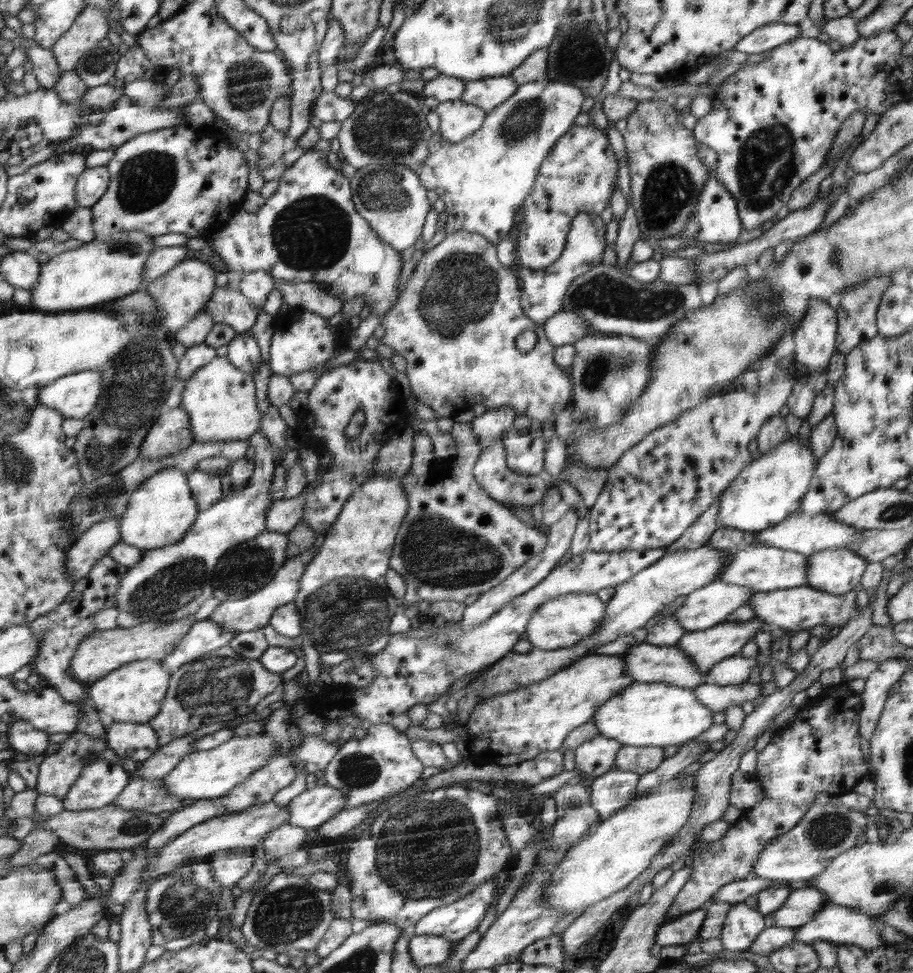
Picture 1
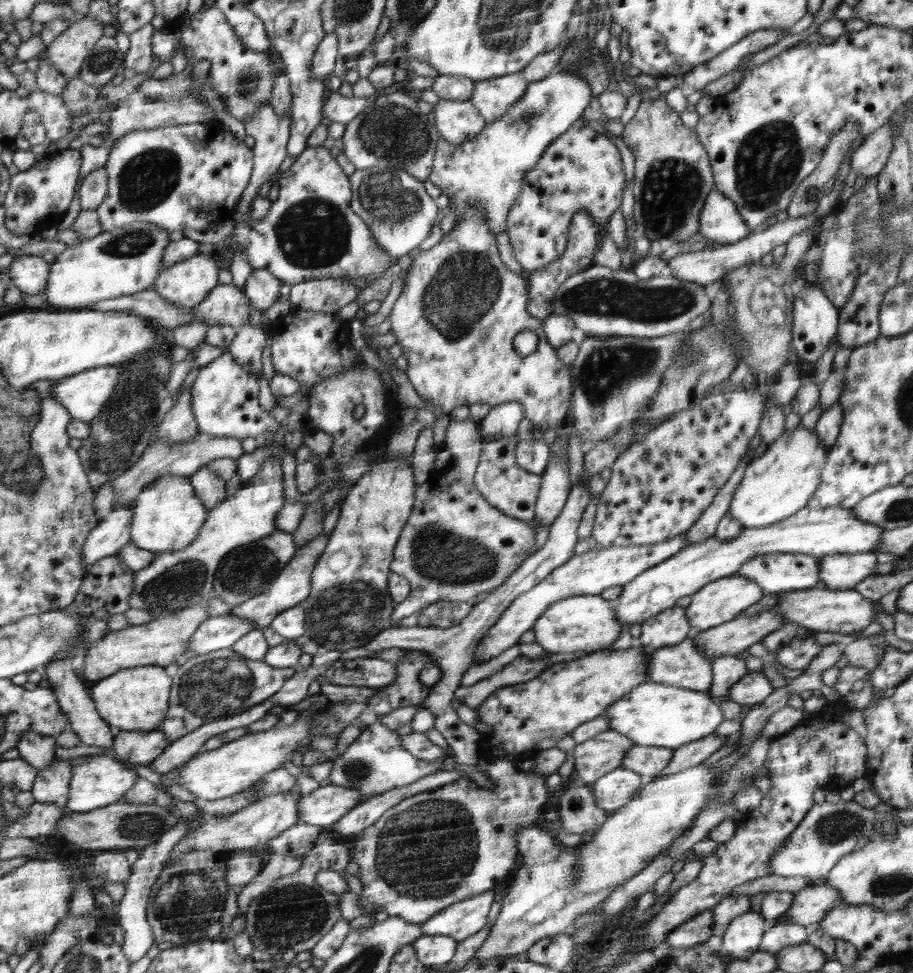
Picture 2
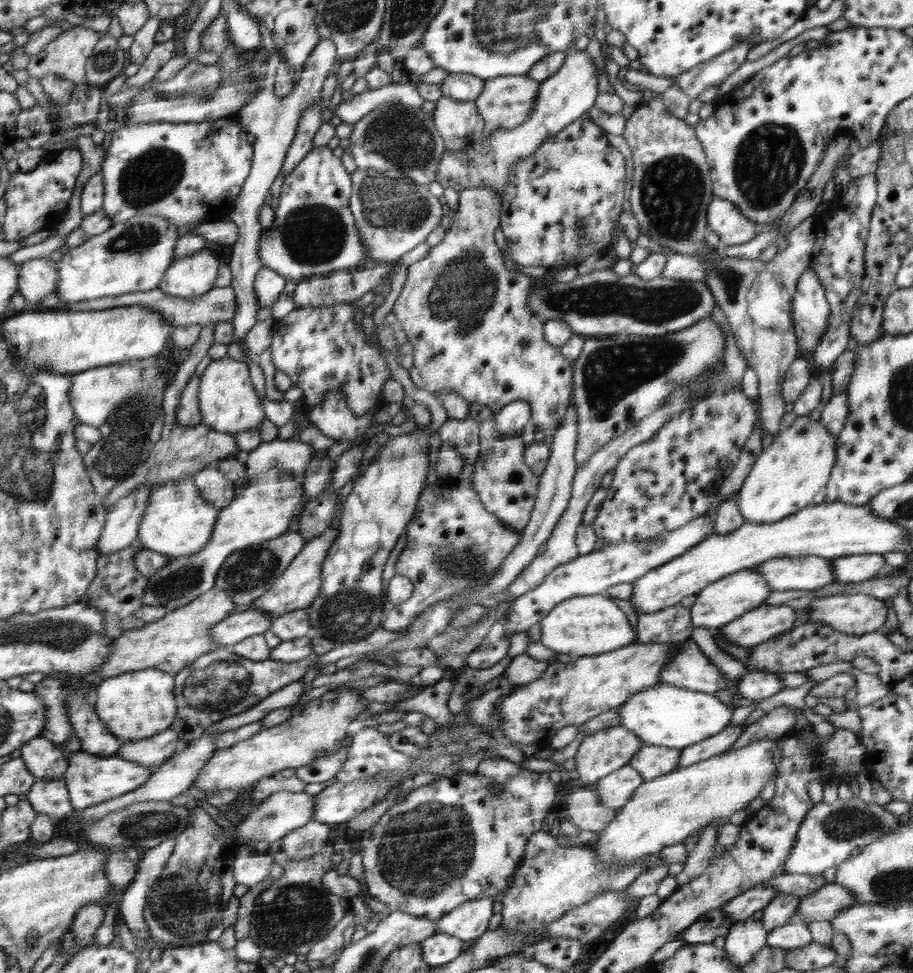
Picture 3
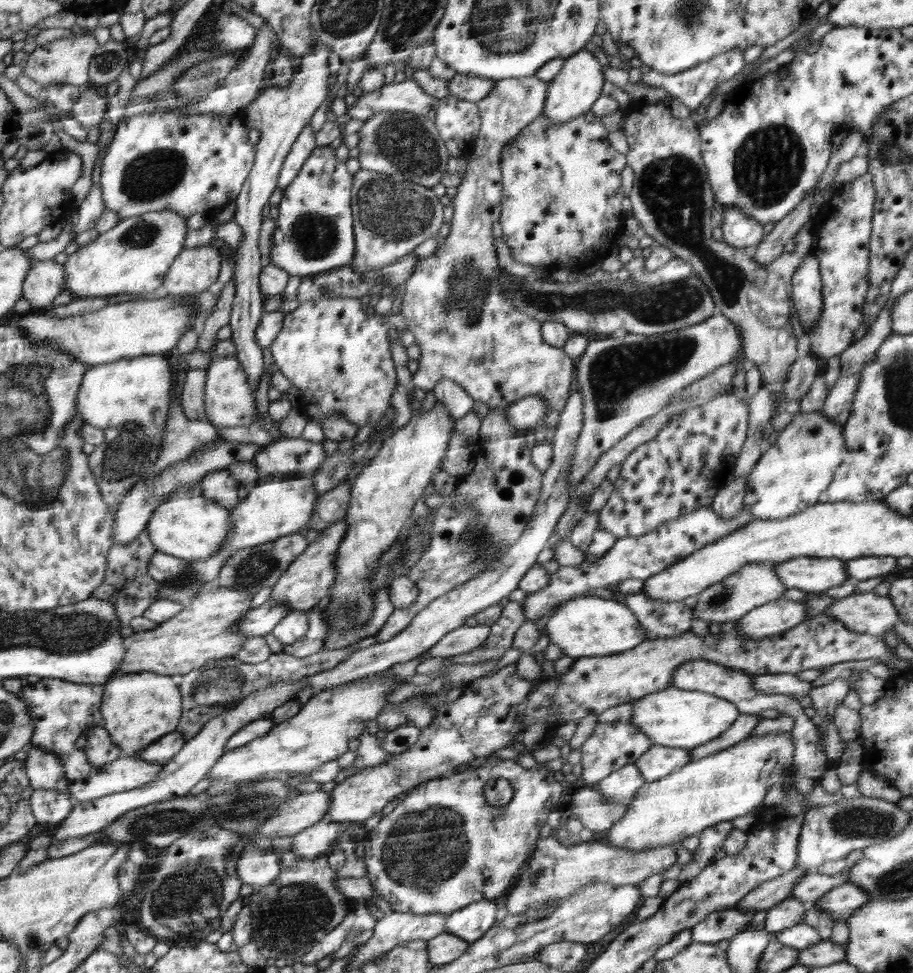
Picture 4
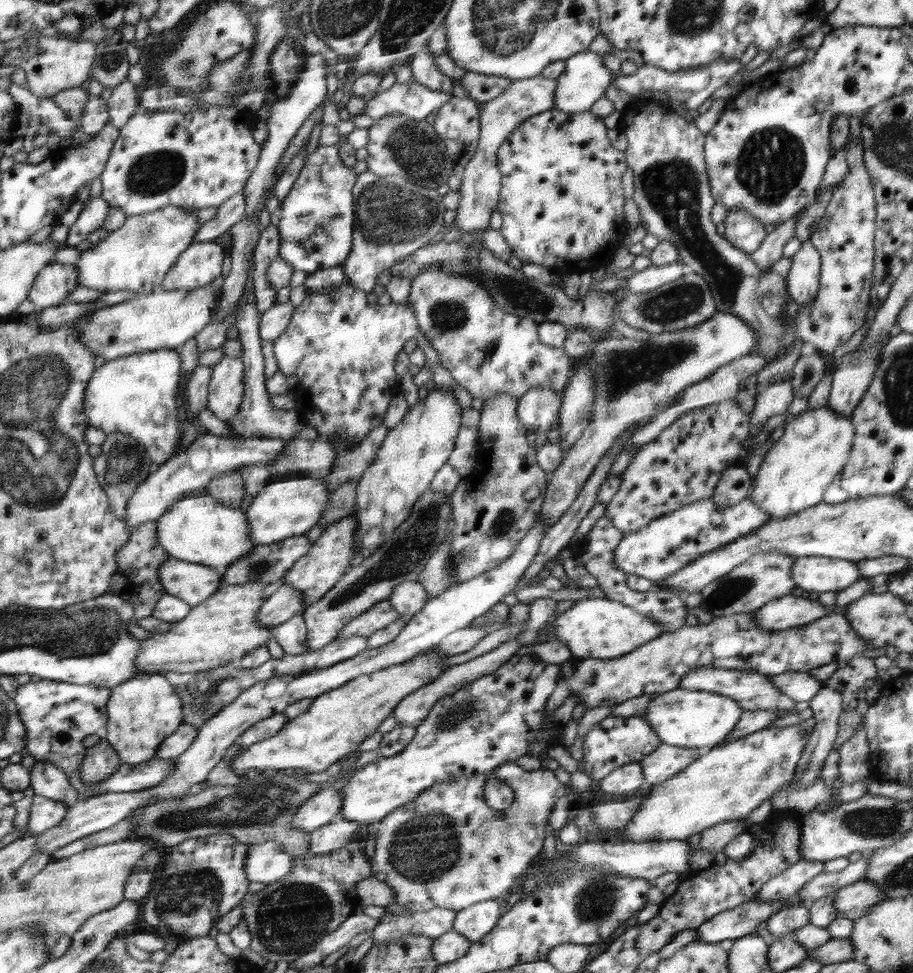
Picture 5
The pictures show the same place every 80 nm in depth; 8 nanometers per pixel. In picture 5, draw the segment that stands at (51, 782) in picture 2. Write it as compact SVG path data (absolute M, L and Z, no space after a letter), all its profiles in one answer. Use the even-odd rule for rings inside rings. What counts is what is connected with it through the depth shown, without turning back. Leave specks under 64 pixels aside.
M33 794L27 830L36 835L46 832L49 828L54 828L67 811L63 802Z

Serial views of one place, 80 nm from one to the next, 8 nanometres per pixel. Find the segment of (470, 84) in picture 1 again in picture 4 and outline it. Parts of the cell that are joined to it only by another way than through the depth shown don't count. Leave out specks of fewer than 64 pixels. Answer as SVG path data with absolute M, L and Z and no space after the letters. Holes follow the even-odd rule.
M536 76L522 77L522 78L508 78L504 80L498 80L493 91L489 92L487 97L482 98L477 102L477 109L481 116L481 129L477 136L477 143L472 155L466 160L470 162L467 165L466 176L463 177L463 181L458 186L458 193L456 193L453 202L451 203L451 217L450 224L451 229L449 234L441 239L437 249L428 258L422 259L415 264L412 274L405 280L404 294L402 297L402 306L400 308L401 314L406 315L410 319L410 329L414 335L414 342L420 346L420 358L418 361L418 370L413 374L412 382L416 388L421 388L424 391L433 390L439 381L443 378L449 378L456 384L464 387L464 390L478 402L486 403L486 406L490 410L502 409L505 406L511 405L513 402L519 401L521 398L527 397L529 394L541 394L543 399L547 402L548 414L544 418L545 429L556 429L559 425L560 414L563 413L564 407L567 404L570 394L570 386L572 386L572 378L574 378L574 364L572 364L572 357L568 358L568 354L561 349L561 347L550 346L547 342L544 342L542 335L542 322L532 318L531 315L524 314L523 311L519 311L516 306L512 306L512 302L508 295L504 294L505 280L499 277L500 266L498 264L496 249L494 246L494 236L492 236L492 226L494 222L498 222L500 217L500 196L503 196L503 175L501 151L506 141L515 138L517 134L526 126L541 114L542 109L546 108L547 90L550 88L550 83L546 83Z

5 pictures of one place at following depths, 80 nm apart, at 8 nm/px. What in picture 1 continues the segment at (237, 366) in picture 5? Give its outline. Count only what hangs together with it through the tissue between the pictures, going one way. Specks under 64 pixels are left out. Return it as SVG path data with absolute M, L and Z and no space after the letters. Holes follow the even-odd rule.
M227 356L214 357L188 378L179 406L188 413L197 446L204 443L247 440L258 433L264 433L267 440L277 447L286 442L285 421L277 414L260 411L252 374L240 370Z

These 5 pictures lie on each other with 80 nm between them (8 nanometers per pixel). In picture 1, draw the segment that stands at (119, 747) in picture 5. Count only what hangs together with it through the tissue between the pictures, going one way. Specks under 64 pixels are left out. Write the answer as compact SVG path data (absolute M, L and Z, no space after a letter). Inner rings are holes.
M144 659L129 662L119 669L111 670L110 673L94 682L90 688L89 697L98 711L112 716L114 721L147 724L160 710L170 676L171 674L166 672L158 661Z

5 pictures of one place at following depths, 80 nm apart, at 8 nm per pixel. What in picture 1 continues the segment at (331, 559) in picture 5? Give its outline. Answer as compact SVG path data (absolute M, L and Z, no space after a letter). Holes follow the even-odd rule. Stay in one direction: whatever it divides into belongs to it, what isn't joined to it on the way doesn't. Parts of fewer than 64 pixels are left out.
M312 546L308 551L287 560L275 574L274 580L267 582L262 589L250 593L250 596L246 598L221 601L207 619L217 622L221 628L231 630L231 632L239 633L240 631L261 629L264 625L269 624L272 613L276 612L283 604L295 600L296 593L299 591L300 577L303 575L306 565L314 560L314 556L318 554L320 549Z

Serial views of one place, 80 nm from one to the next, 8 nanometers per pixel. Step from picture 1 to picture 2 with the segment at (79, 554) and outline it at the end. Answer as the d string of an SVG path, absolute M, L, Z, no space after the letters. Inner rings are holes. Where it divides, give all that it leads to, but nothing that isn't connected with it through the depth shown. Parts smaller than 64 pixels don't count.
M133 503L117 506L110 514L100 520L95 530L88 536L84 549L84 563L90 570L102 558L113 556L124 546L131 544L130 525Z

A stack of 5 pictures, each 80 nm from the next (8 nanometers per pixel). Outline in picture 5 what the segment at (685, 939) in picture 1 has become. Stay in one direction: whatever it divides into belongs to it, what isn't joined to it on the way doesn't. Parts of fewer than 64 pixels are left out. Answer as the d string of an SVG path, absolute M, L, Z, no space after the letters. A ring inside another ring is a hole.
M800 894L786 901L760 901L754 898L736 906L736 909L717 914L716 917L699 927L698 941L721 943L724 940L737 940L748 934L757 934L759 925L768 922L772 914L784 910L786 906L802 906Z

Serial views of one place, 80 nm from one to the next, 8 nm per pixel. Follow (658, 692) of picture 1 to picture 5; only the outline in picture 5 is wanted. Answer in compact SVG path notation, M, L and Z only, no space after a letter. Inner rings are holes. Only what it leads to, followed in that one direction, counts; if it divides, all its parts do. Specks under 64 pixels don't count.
M675 688L668 693L656 694L646 707L643 717L658 735L660 742L678 747L698 747L710 750L734 730L744 712L734 699L700 690Z

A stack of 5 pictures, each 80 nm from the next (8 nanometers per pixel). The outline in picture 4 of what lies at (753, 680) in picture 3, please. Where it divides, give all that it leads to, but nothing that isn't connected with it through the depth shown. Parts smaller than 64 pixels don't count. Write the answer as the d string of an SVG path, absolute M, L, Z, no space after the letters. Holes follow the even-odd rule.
M790 673L755 675L754 681L756 691L795 696L798 700L809 695L813 687L811 682L802 681L796 674Z

